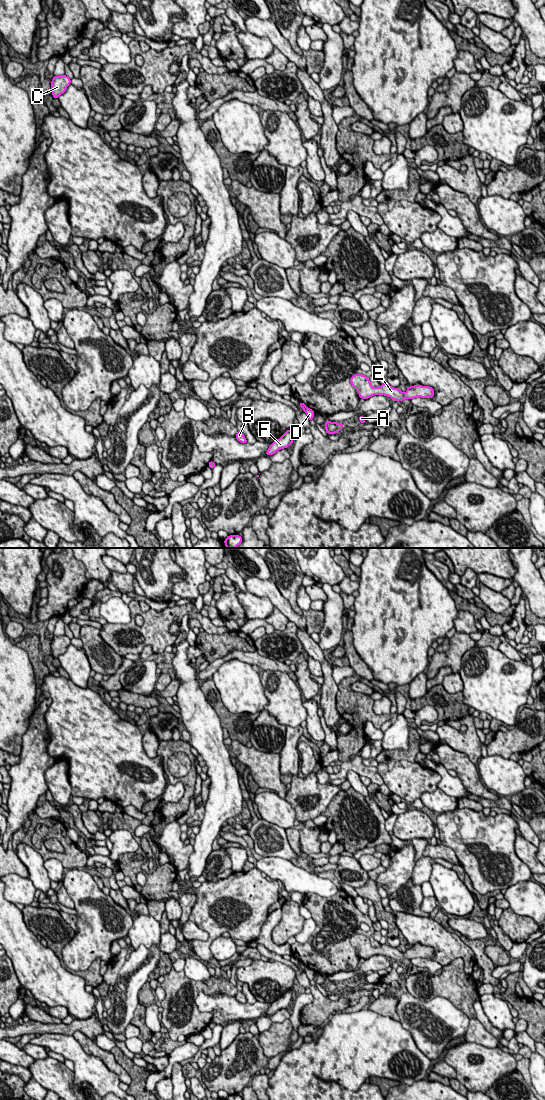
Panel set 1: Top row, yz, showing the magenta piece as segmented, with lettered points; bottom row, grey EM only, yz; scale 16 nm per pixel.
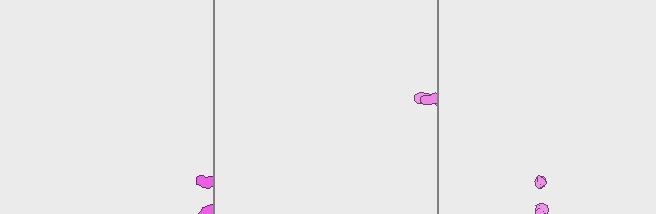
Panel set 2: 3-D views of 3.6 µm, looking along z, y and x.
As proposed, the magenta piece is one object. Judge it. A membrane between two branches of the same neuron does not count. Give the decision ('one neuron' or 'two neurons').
two neurons

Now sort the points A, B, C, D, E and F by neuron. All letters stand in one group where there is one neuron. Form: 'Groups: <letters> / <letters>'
Groups: A D E / B C F

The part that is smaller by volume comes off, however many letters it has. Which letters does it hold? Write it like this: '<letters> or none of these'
A, D, E

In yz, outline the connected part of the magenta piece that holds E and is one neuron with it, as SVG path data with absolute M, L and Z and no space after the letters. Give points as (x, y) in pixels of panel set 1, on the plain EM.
M355 934L350 939L351 945L358 951L360 959L368 959L374 955L384 955L395 961L403 961L404 959L413 959L417 957L429 958L434 956L434 949L429 946L414 945L409 946L407 951L403 953L399 948L391 947L388 943L382 944L375 948L371 946L368 937L362 934Z

